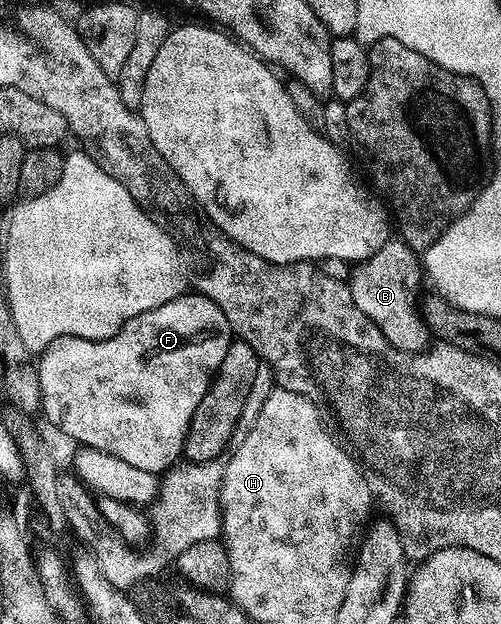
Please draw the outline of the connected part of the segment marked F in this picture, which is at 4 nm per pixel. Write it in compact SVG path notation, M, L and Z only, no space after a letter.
M183 293L178 298L168 301L168 305L160 305L148 313L132 317L132 321L128 321L116 334L107 339L81 339L71 335L53 339L37 360L42 394L41 414L46 414L47 421L56 430L63 431L70 439L75 439L75 444L103 451L112 457L118 457L120 461L128 461L128 465L136 465L136 469L148 469L148 473L161 476L183 458L182 446L186 440L188 425L192 421L192 413L196 413L200 397L204 397L204 393L210 388L210 381L220 361L224 361L224 353L228 353L231 342L232 332L228 325L228 317L224 317L222 310L211 299L205 299L197 293Z

